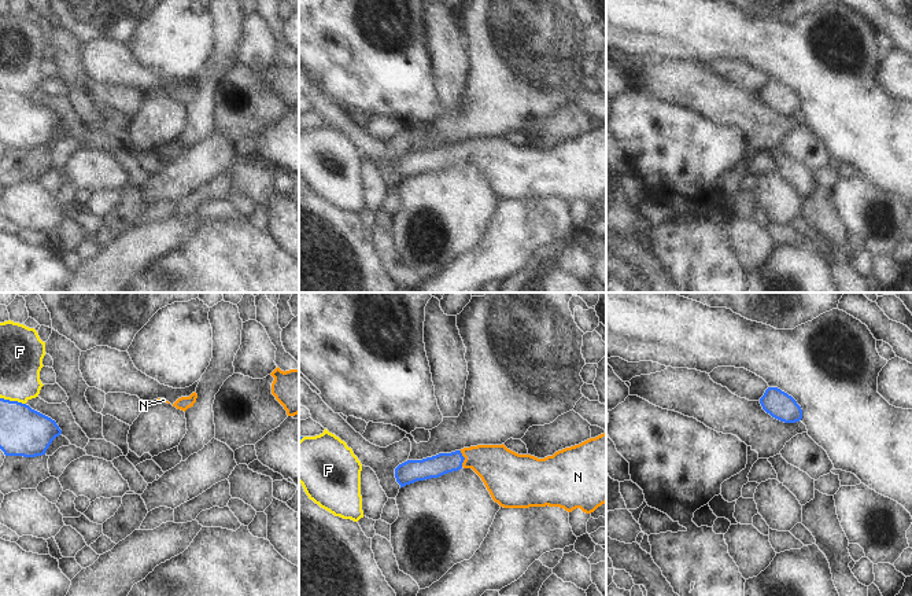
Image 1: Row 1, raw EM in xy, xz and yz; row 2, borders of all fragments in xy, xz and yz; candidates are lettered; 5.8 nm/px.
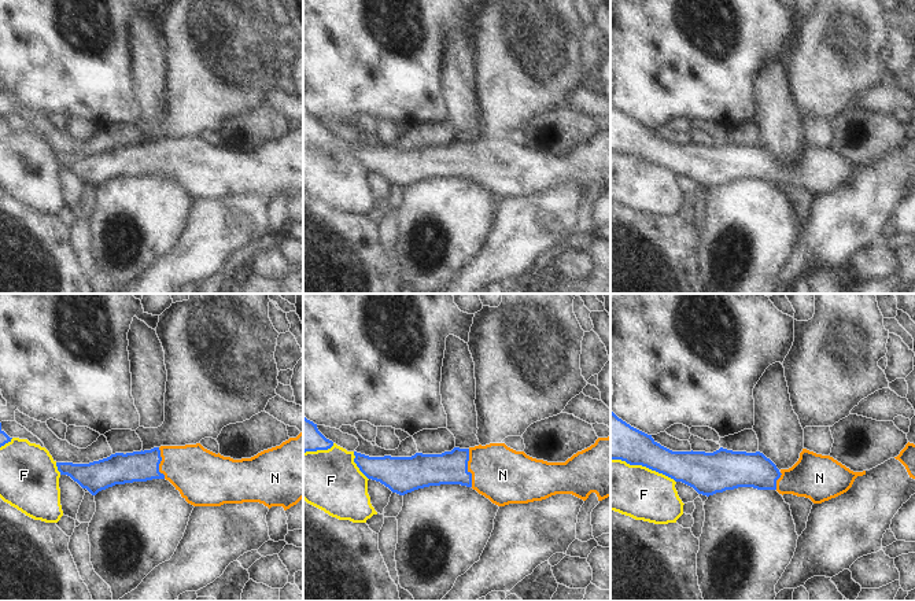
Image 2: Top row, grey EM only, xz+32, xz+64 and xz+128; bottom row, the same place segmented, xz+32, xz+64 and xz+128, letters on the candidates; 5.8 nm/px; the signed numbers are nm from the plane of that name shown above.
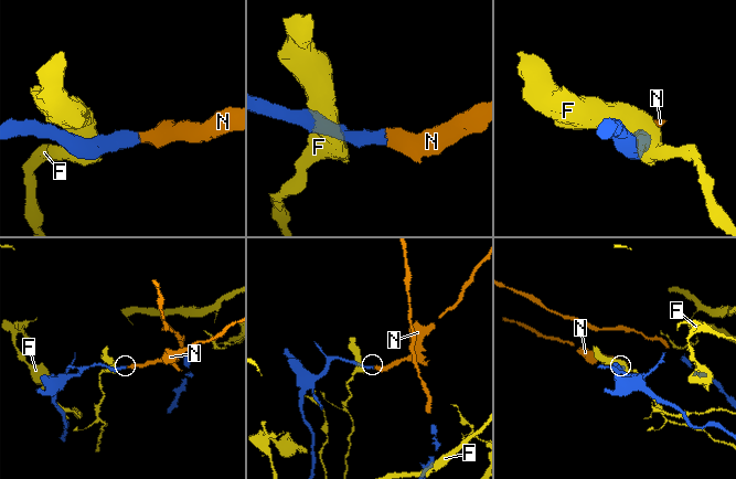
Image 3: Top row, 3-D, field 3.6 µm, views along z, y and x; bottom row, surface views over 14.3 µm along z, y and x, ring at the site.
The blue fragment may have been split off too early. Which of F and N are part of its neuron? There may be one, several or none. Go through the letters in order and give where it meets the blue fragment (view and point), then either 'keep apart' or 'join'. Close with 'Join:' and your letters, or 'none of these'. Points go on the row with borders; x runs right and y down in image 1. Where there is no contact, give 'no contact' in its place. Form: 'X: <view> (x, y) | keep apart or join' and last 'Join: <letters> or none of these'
F: xy (13, 401) | keep apart
N: xz (464, 459) | join
Join: N

